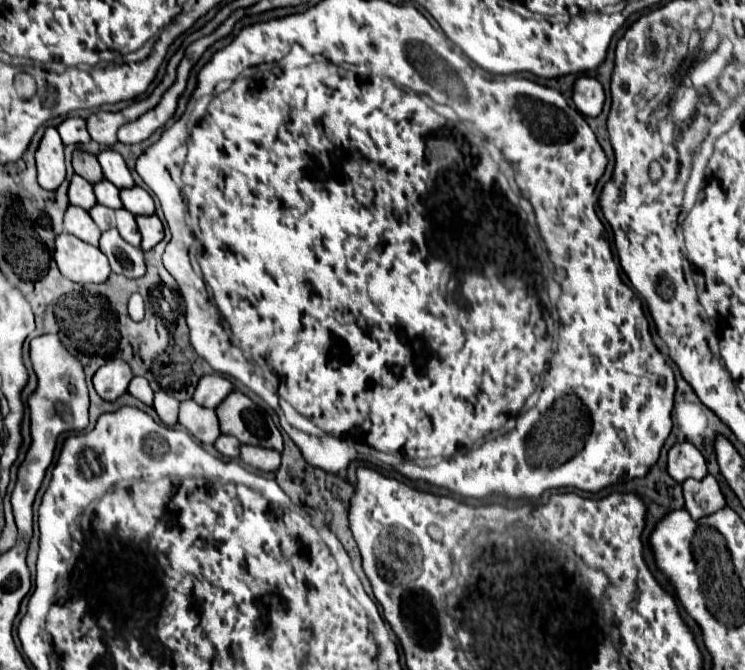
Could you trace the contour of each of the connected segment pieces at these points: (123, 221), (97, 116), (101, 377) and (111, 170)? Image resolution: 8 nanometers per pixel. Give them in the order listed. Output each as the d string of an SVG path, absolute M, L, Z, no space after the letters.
M126 209L116 211L116 229L120 231L124 241L128 241L134 247L140 247L140 233L138 233L134 215L130 211L126 211Z
M98 111L94 115L88 117L88 133L90 137L106 147L112 147L114 143L118 143L118 121L122 121L122 117L126 117L126 111L118 111L118 113L106 113L106 111Z
M108 359L96 373L94 373L94 389L106 401L116 401L128 389L132 379L132 371L122 359Z
M106 149L106 151L102 151L98 155L98 163L102 167L104 179L108 179L110 183L114 183L118 189L126 189L126 187L134 185L130 169L126 167L126 163L124 163L124 159L122 159L120 153L116 153L112 149Z

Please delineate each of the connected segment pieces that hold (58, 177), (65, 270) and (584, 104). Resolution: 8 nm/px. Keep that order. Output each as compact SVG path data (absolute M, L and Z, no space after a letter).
M48 127L40 147L36 151L36 165L38 165L38 183L42 189L58 189L66 177L64 169L64 145L54 127Z
M68 233L56 237L54 259L60 273L74 283L104 283L110 275L106 255L98 247L86 245Z
M580 75L574 83L572 101L582 115L598 117L602 113L602 105L604 105L604 89L598 83L598 79Z

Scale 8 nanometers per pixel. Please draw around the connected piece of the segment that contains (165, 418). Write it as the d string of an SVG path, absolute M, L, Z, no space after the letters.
M156 391L154 395L154 409L158 413L158 417L162 419L164 425L174 427L178 423L178 399L174 399L172 395L168 395L166 391Z

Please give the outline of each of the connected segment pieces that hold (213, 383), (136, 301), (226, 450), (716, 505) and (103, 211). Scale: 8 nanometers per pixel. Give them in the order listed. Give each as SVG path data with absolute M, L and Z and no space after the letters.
M204 375L198 381L196 393L194 393L194 401L202 407L216 407L220 405L222 399L226 399L226 395L232 391L232 383L226 377L220 375Z
M134 293L128 301L128 313L134 321L142 321L144 319L144 301L140 297L140 293Z
M220 435L216 441L214 441L214 447L224 455L224 457L230 457L230 459L236 459L240 455L240 441L232 435Z
M706 475L702 481L686 479L682 487L684 487L684 501L686 501L684 507L694 521L712 515L726 505L718 481L712 475Z
M94 205L90 209L90 217L94 219L94 223L102 229L102 231L108 231L112 225L114 225L114 211L112 209L106 209L104 205Z

